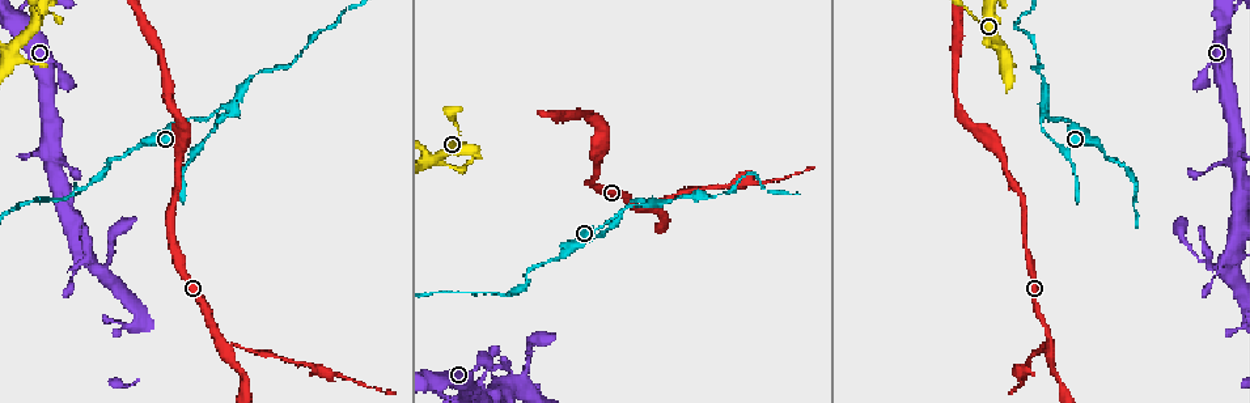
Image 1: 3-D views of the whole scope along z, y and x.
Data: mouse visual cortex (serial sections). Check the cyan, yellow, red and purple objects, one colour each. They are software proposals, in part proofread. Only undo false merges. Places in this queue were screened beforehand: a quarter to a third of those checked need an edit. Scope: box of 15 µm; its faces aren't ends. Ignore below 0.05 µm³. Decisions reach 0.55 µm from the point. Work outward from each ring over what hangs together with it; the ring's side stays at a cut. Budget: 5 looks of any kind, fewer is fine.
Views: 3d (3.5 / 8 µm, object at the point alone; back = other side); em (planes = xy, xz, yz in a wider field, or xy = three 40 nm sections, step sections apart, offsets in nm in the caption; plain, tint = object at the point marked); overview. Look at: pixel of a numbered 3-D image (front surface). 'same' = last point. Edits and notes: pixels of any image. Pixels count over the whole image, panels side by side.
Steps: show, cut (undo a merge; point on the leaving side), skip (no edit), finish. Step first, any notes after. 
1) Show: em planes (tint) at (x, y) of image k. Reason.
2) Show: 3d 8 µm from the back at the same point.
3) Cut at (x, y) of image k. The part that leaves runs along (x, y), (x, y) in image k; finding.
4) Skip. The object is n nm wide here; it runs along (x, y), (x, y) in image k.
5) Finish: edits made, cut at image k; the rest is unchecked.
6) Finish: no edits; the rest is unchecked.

Show: 3d 3.5 µm at (639, 209) of image 1.

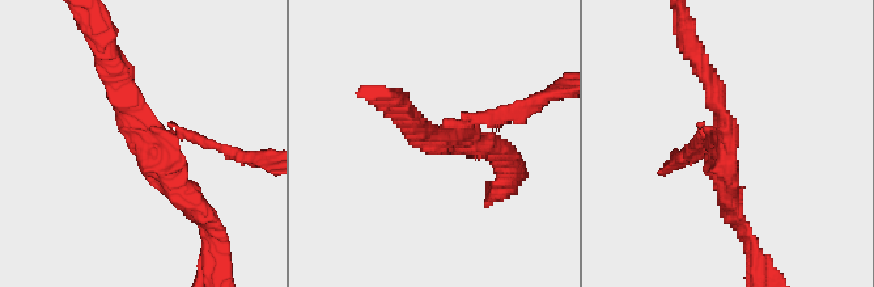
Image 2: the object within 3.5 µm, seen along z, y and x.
Show: em xy step 3 (tint) at (445, 136) of image 2. 3 arms meet here; the arms are 150, 250, 300 nm wide.

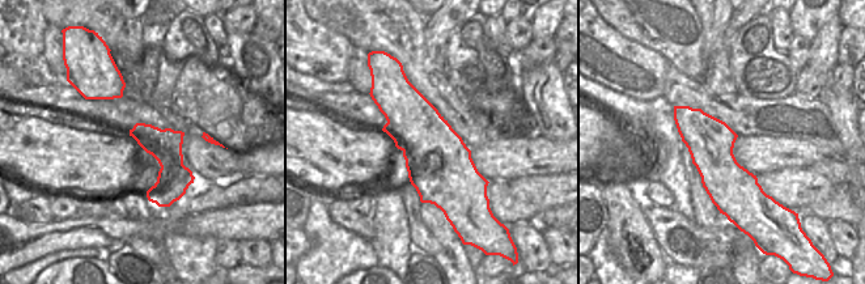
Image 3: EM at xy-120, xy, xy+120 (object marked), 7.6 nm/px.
Cut at (518, 119) of image 2. The object is 500 nm wide here; the part that leaves runs along (470, 123), (495, 119), (559, 89) in image 2; two cells meet here.

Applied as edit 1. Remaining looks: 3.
Show: overview.

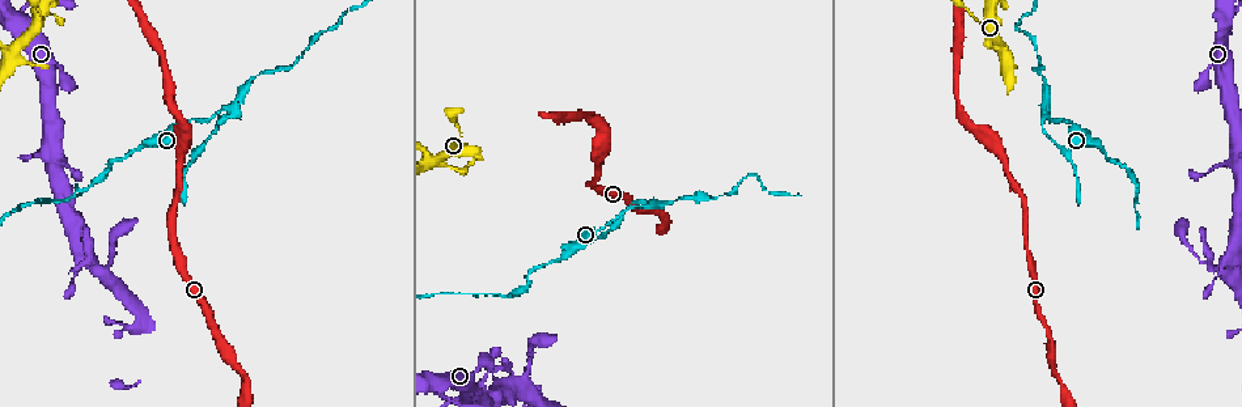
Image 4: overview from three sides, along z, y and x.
Show: 3d 3.5 µm at (457, 124) of image 4. A narrow waist.

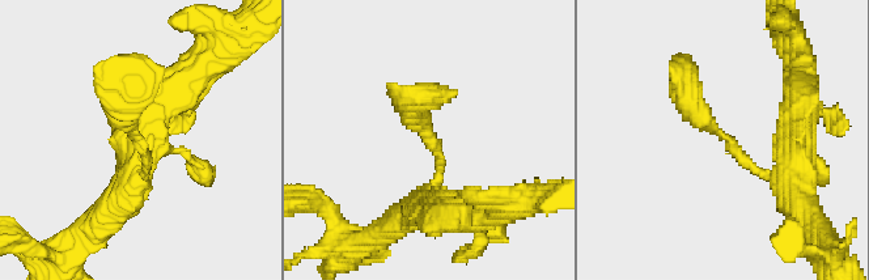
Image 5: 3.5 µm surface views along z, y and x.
Show: em xy step 1 (tint) at (426, 132) of image 5. The arms are 150, 300 nm wide; shape alone is not enough.

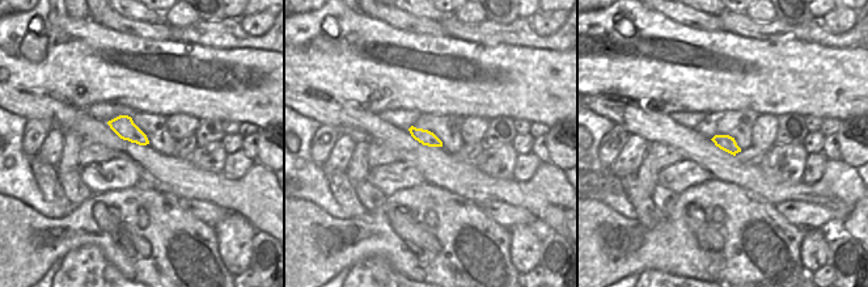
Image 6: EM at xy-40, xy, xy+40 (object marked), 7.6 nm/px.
Skip. It runs along (791, 190), (754, 170), (681, 85) in image 5; one cell here.

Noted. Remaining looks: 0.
Finish: edits made, cut at image 2; the rest is unchecked.

